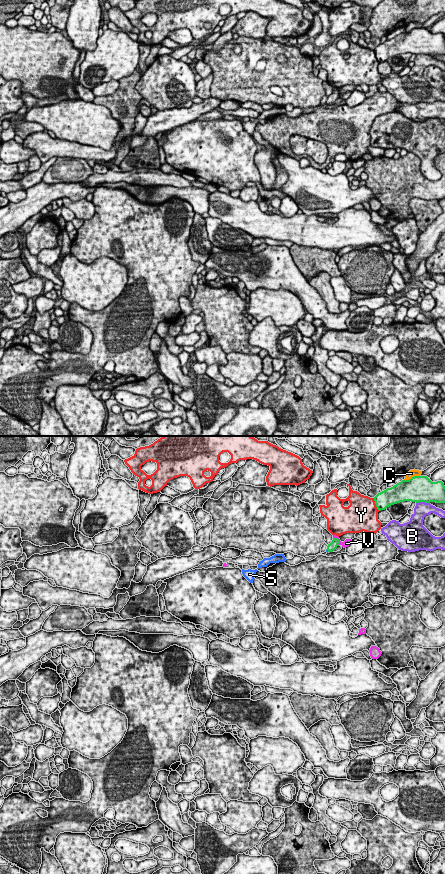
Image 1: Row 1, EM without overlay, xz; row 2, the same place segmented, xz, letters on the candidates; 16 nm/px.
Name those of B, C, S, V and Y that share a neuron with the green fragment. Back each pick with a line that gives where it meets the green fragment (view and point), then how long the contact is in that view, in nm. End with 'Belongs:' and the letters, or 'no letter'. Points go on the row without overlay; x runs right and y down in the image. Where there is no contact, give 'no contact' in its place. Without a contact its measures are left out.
S: xz (327, 101) | 60 nm
Belongs: S

